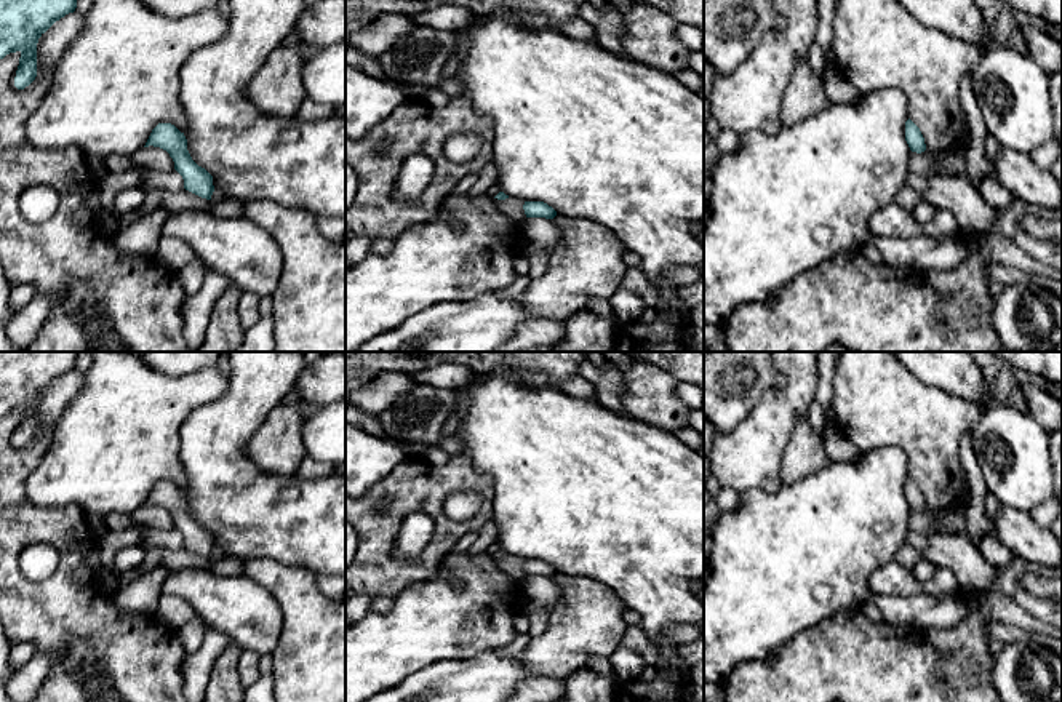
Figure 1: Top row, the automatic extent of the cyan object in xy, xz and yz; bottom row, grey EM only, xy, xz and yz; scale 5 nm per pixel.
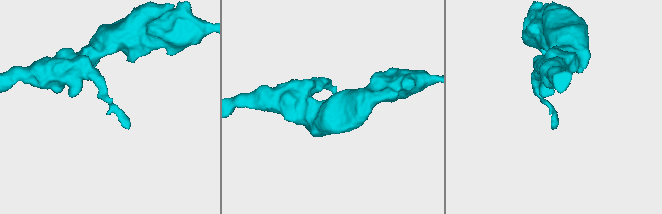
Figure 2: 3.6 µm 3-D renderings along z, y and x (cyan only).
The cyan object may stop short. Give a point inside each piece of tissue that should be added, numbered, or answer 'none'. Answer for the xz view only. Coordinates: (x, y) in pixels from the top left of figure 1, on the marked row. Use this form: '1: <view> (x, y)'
none

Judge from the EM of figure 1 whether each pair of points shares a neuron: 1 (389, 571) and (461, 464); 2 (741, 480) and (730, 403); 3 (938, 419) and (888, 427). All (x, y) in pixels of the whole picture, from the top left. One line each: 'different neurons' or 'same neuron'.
1: same neuron
2: different neurons
3: same neuron

